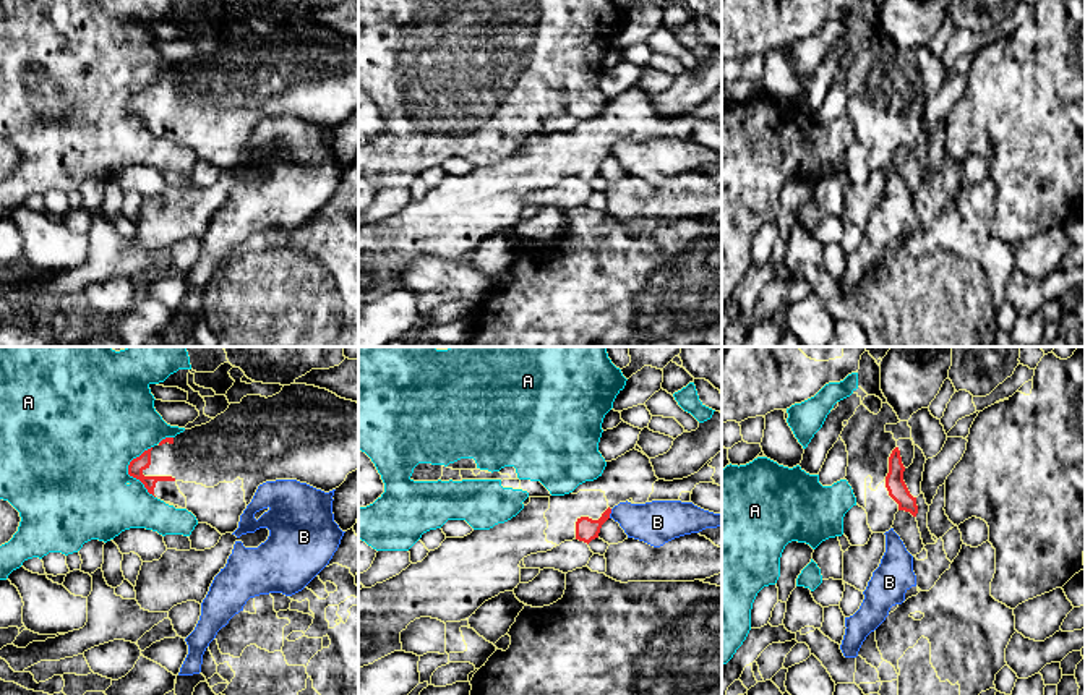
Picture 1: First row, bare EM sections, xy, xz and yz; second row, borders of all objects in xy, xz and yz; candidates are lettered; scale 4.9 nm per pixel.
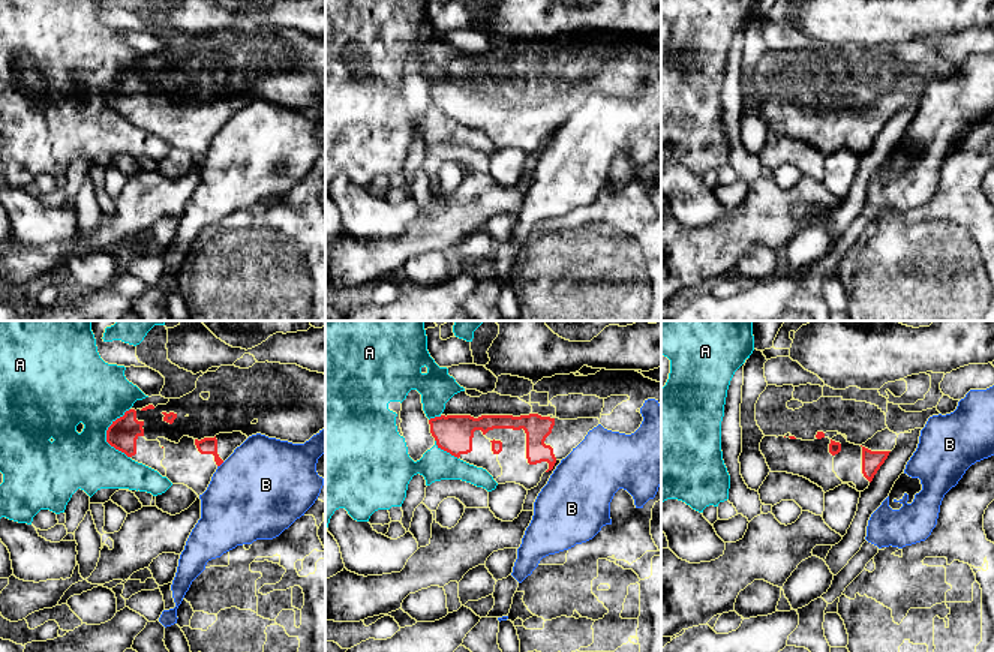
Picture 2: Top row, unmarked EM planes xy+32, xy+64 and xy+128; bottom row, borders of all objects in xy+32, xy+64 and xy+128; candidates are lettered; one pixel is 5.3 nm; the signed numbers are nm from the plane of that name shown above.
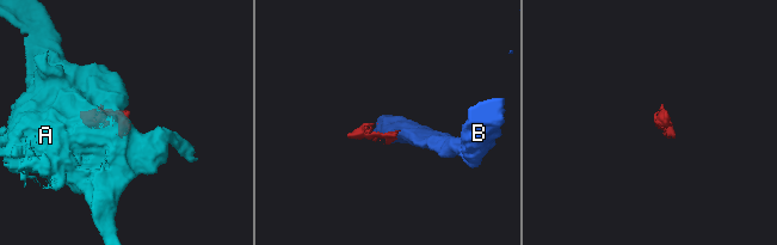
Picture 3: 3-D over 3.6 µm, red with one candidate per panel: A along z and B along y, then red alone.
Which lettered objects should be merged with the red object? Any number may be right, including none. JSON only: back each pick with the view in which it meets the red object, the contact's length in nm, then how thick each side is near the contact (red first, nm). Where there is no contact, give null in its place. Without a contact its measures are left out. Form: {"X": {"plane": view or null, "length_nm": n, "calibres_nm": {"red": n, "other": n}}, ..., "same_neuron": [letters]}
{"same_neuron": []}

